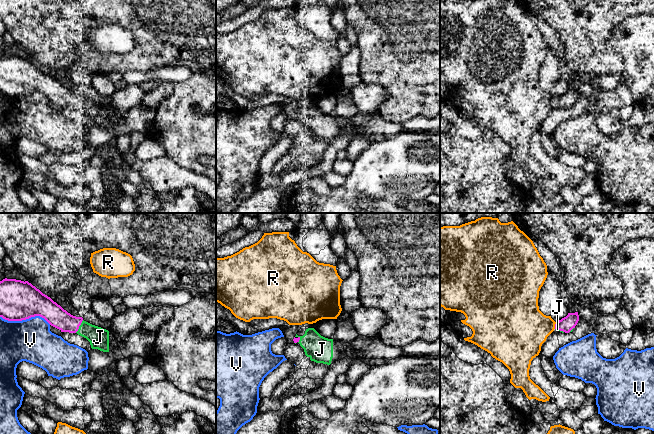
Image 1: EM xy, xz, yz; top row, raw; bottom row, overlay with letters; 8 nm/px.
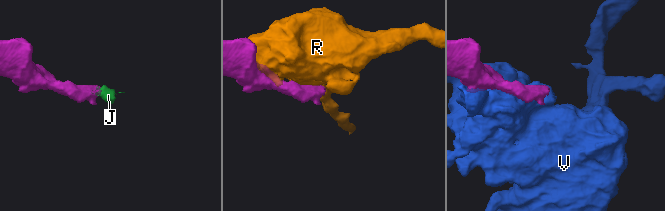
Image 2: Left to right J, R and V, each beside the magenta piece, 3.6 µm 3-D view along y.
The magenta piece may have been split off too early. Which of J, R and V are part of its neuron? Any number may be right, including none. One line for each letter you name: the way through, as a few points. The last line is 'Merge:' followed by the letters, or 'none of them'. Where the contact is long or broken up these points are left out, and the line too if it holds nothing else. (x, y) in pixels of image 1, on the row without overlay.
Merge: J

